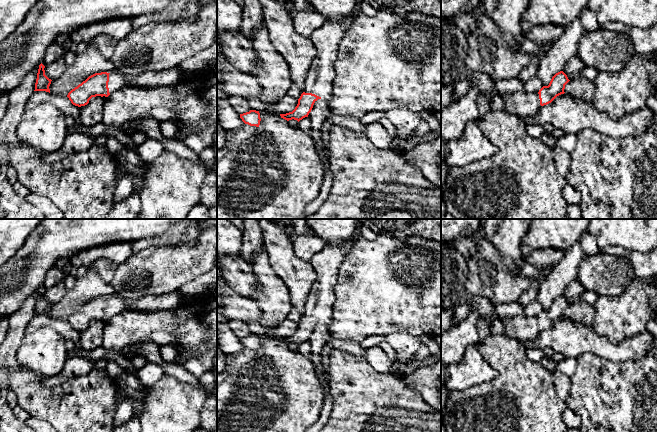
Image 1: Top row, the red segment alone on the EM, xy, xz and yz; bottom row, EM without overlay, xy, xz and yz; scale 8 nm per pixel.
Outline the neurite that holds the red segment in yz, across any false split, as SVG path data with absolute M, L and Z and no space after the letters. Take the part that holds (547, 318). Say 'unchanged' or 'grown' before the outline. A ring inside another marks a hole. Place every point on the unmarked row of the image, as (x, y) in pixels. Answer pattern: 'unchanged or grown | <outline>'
grown | M560 295L552 301L548 310L543 310L538 316L515 316L510 318L495 316L489 319L481 319L478 322L478 343L483 342L488 337L494 336L490 330L490 326L496 320L501 320L506 325L506 331L503 336L519 342L531 342L542 330L551 327L557 320L564 318L565 309L569 305L567 299L563 295Z

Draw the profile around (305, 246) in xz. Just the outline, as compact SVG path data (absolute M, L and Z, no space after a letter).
M311 229L306 234L297 235L292 242L294 254L305 262L309 262L325 245L325 241L319 238Z

